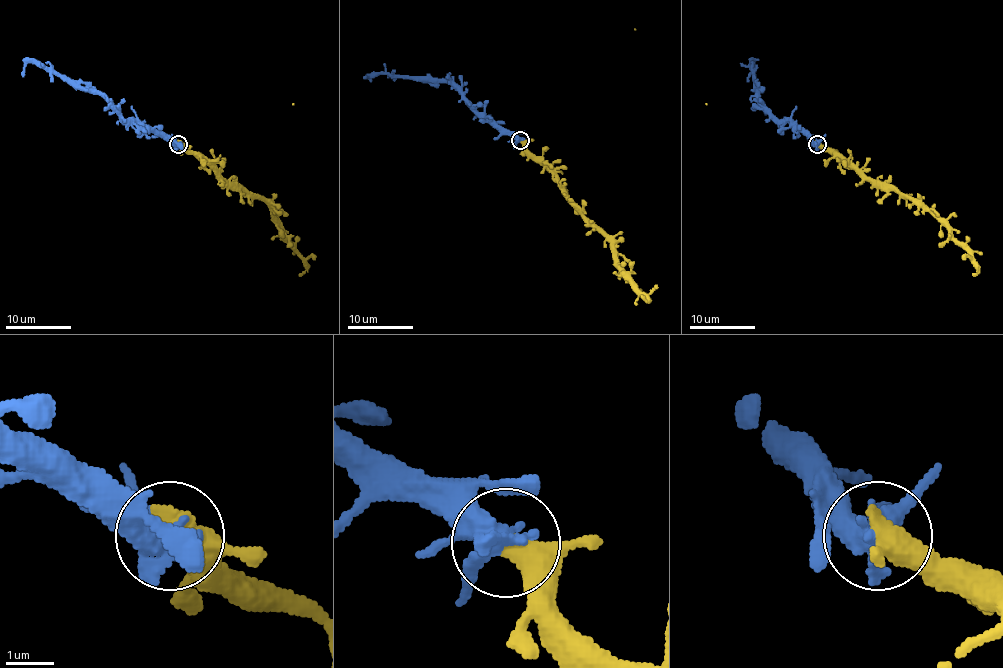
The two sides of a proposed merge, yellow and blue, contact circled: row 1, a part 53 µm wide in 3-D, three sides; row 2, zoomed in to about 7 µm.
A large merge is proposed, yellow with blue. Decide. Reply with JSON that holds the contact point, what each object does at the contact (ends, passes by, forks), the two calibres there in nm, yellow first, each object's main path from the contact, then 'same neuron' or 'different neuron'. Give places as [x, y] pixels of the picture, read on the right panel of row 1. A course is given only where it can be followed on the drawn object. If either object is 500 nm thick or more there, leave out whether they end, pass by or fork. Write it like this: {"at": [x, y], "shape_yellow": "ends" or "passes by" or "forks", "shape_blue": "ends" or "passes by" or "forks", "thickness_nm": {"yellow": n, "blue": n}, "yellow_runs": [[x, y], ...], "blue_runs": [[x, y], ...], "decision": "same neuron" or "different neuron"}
{"at": [817, 144], "thickness_nm": {"yellow": 550, "blue": 400}, "yellow_runs": [[816, 144], [834, 151], [851, 167], [894, 185], [923, 205], [970, 255], [978, 271], [973, 276]], "blue_runs": [[816, 144], [800, 128], [788, 121], [778, 121], [757, 95], [754, 77]], "decision": "same neuron"}

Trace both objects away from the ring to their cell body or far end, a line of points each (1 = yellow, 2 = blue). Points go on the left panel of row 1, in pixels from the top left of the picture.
1: (178, 144), (194, 151), (222, 179), (242, 185), (268, 205), (280, 235), (299, 255), (306, 268), (299, 276)
2: (178, 144), (141, 128), (135, 121), (126, 121), (100, 95), (74, 88), (31, 62), (26, 64), (23, 77)

